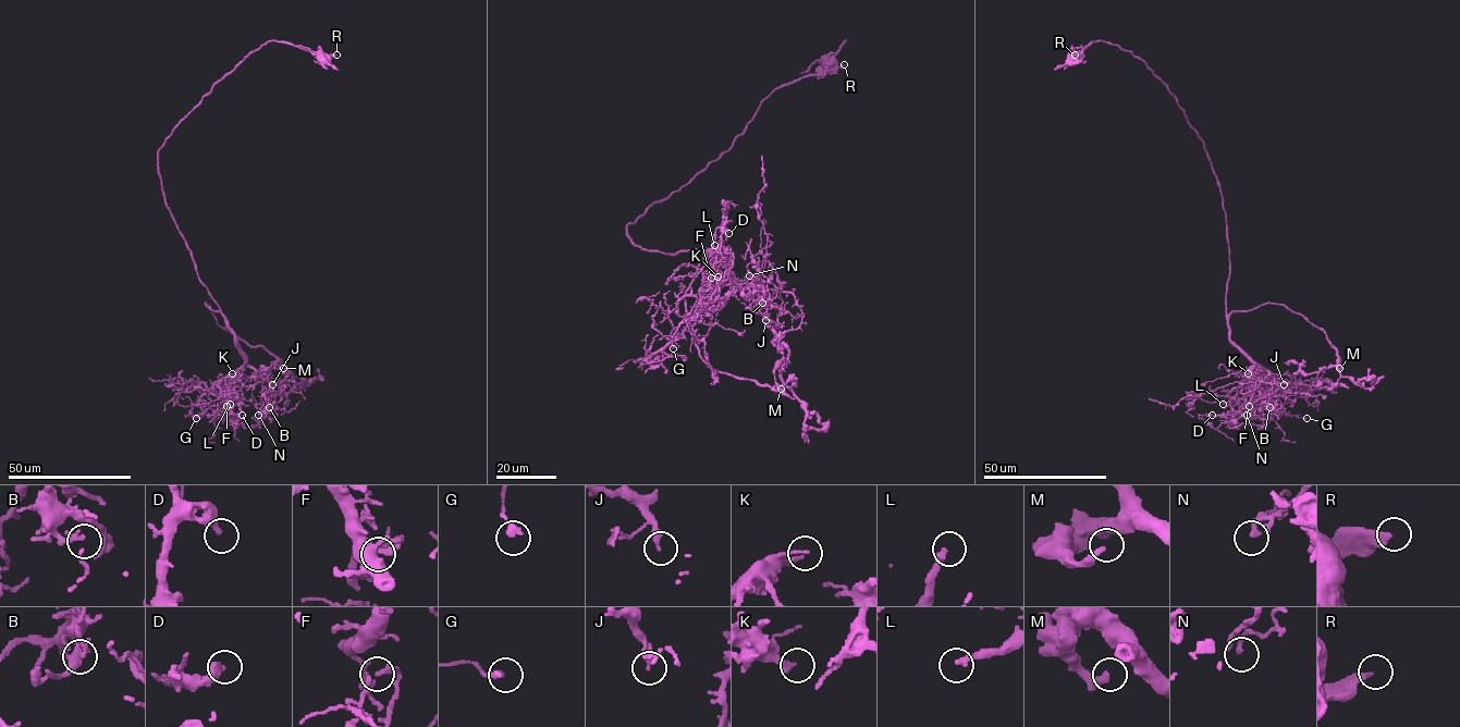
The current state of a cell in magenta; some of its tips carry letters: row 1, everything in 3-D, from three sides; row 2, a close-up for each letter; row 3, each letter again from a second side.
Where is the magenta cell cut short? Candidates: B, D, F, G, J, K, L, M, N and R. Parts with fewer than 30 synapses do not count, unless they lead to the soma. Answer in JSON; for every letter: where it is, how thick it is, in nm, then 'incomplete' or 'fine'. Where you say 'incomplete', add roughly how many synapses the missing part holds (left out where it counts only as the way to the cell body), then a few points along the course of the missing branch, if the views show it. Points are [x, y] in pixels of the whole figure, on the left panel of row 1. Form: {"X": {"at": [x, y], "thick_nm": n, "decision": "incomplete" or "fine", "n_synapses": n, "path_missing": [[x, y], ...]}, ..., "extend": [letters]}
{"B": {"at": [269, 407], "thick_nm": 240, "decision": "fine"}, "D": {"at": [242, 415], "thick_nm": 400, "decision": "incomplete", "n_synapses": 40, "path_missing": [[242, 415], [254, 404], [265, 404], [271, 415], [266, 417], [266, 421]]}, "F": {"at": [227, 406], "thick_nm": 200, "decision": "fine"}, "G": {"at": [196, 418], "thick_nm": 280, "decision": "fine"}, "J": {"at": [272, 384], "thick_nm": 260, "decision": "fine"}, "K": {"at": [232, 373], "thick_nm": 260, "decision": "fine"}, "L": {"at": [230, 404], "thick_nm": 280, "decision": "incomplete", "n_synapses": 45, "path_missing": [[230, 404], [217, 404]]}, "M": {"at": [283, 368], "thick_nm": 300, "decision": "fine"}, "N": {"at": [258, 415], "thick_nm": 180, "decision": "fine"}, "R": {"at": [336, 54], "thick_nm": 340, "decision": "fine"}, "extend": ["D", "L"]}

